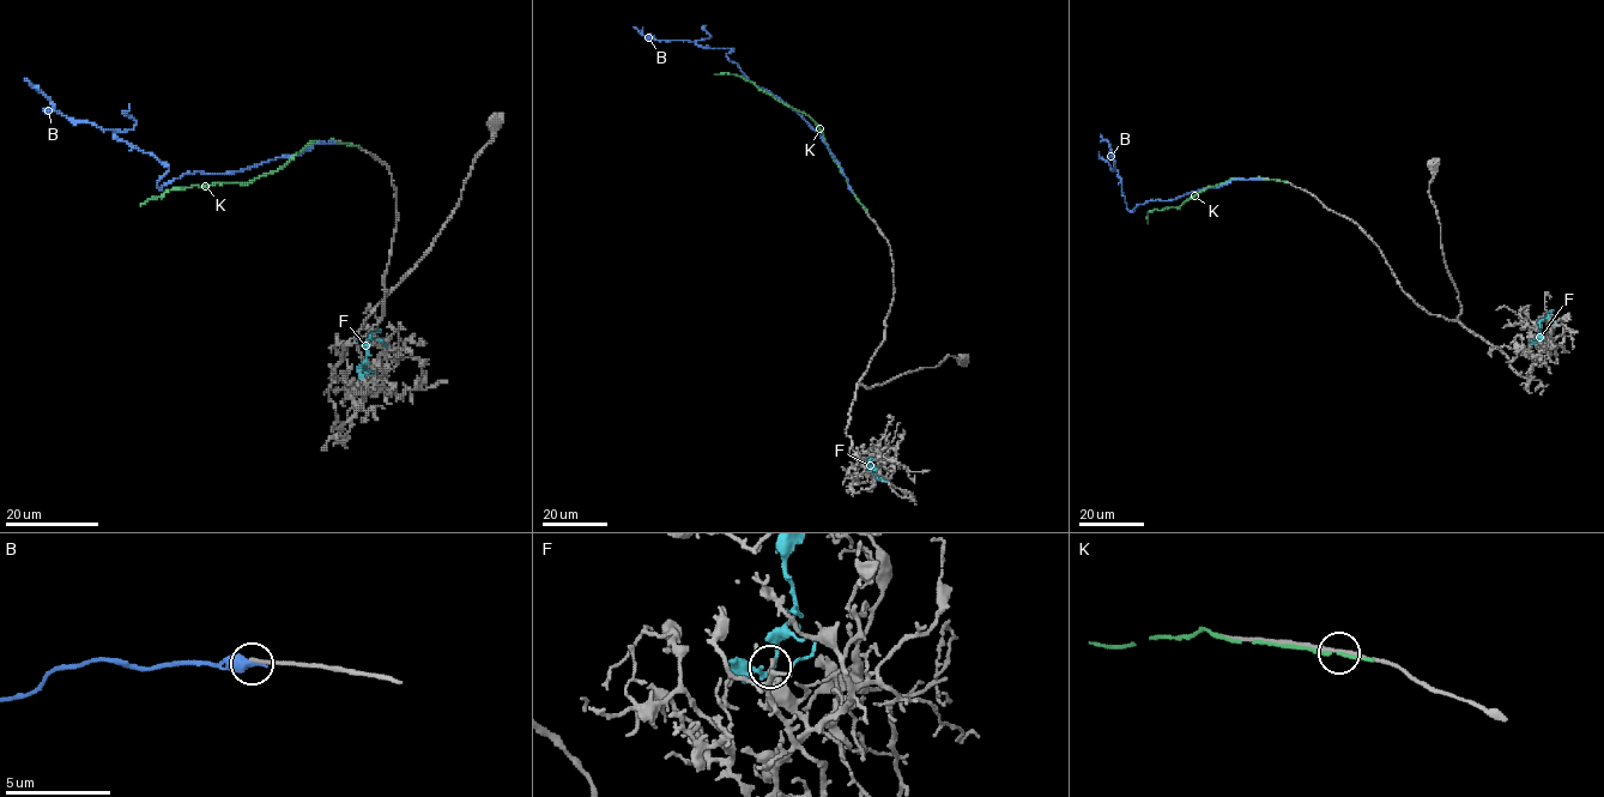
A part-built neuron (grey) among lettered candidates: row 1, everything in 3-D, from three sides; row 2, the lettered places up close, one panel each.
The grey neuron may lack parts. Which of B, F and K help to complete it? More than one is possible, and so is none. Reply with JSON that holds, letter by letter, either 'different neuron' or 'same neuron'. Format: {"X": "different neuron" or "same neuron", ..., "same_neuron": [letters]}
{"B": "different neuron", "F": "different neuron", "K": "different neuron", "same_neuron": []}

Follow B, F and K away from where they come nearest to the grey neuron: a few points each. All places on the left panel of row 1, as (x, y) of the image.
B: (336, 143), (235, 171), (193, 171), (157, 188), (163, 163), (112, 130), (59, 114), (25, 79)
F: (359, 374), (367, 339), (379, 338), (387, 349)
K: (353, 145), (312, 142), (286, 163), (247, 183), (177, 188), (141, 205)

